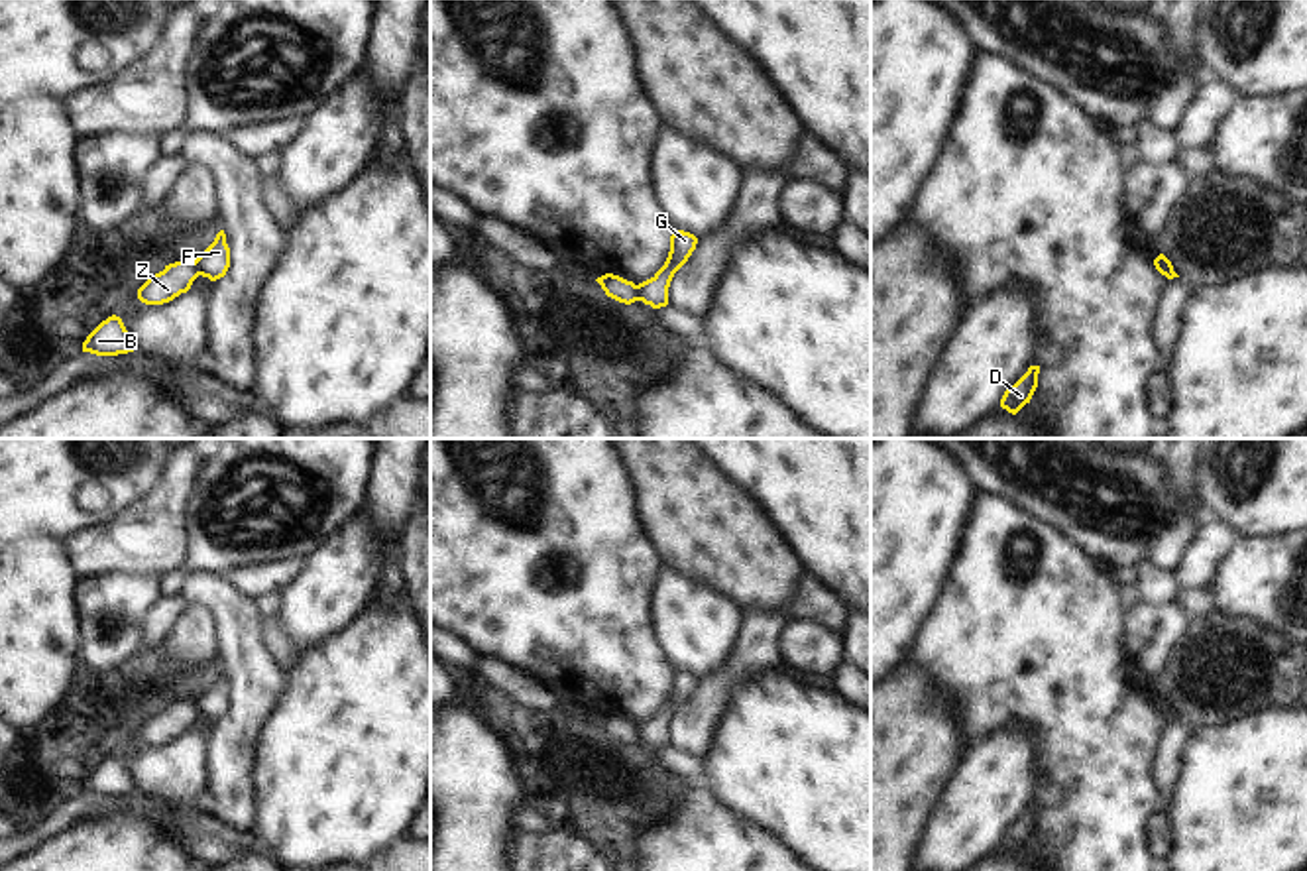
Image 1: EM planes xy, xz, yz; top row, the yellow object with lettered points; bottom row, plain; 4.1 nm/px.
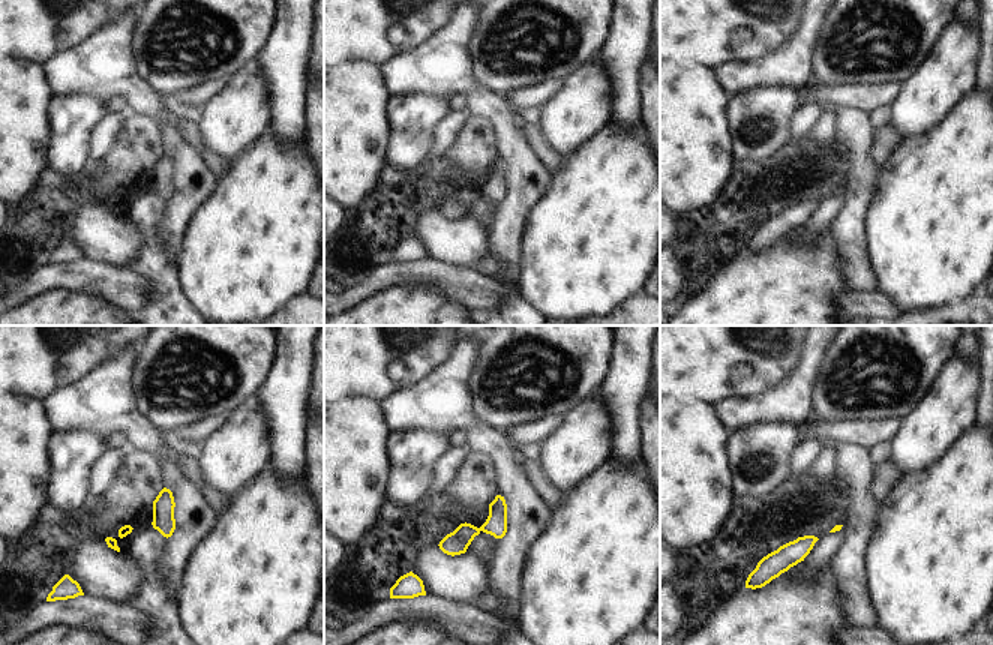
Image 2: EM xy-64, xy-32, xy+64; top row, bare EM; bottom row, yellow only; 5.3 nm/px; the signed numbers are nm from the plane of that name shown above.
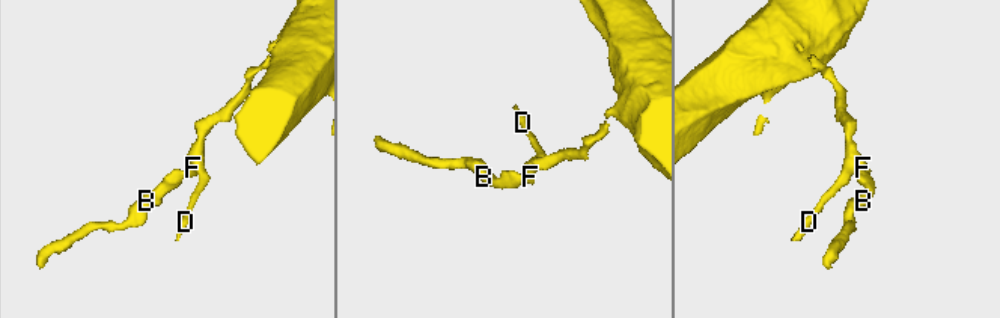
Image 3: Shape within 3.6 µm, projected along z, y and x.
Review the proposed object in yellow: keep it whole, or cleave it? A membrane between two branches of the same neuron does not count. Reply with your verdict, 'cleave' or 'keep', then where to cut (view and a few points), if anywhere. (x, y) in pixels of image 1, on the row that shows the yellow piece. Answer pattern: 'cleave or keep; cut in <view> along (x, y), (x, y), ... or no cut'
cleave; cut in xz along (635, 286), (639, 299)

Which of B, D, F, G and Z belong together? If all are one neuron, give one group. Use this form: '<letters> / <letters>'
B Z / D F G

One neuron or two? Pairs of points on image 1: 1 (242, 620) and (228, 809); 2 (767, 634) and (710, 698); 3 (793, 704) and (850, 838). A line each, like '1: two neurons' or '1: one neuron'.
1: one neuron
2: one neuron
3: one neuron

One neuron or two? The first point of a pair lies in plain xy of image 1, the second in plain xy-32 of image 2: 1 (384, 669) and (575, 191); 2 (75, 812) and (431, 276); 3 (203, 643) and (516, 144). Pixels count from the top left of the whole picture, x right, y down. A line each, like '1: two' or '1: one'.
1: one
2: one
3: two

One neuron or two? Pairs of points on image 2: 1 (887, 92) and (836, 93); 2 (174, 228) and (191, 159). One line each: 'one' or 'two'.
1: one
2: one

